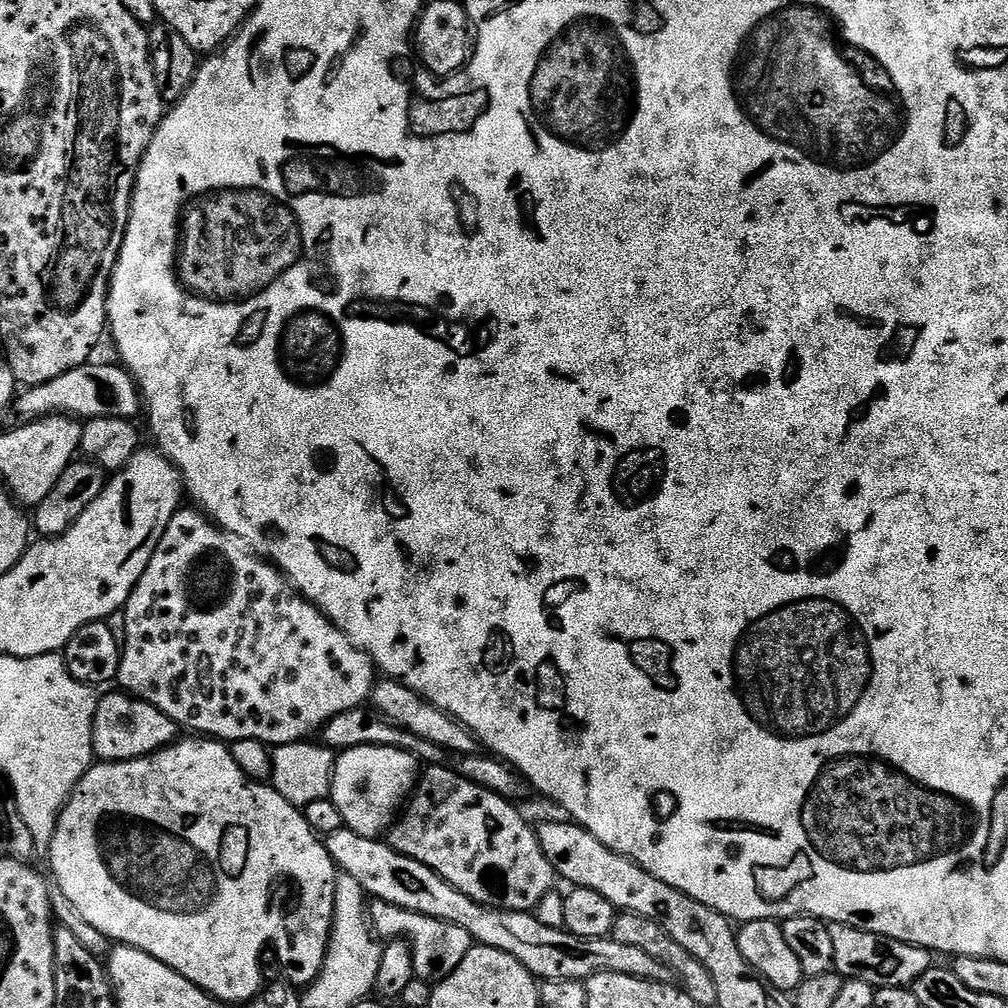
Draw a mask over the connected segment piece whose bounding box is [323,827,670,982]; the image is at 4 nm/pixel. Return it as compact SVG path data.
M342 827L334 830L334 834L323 837L323 842L337 869L343 875L354 878L354 882L358 882L358 886L362 886L369 897L462 926L462 930L470 933L476 944L506 950L506 954L518 958L518 962L522 962L522 966L526 966L526 970L530 970L541 981L584 982L595 972L626 974L643 980L669 979L667 965L655 960L638 946L628 946L626 942L618 942L611 936L586 938L564 928L546 926L538 922L532 912L514 912L510 908L491 908L474 902L474 898L466 898L462 890L450 886L450 882L430 870L430 866L414 858L406 858L406 854L398 854L398 850L394 850L383 839L362 838L362 834L354 834L354 830Z

